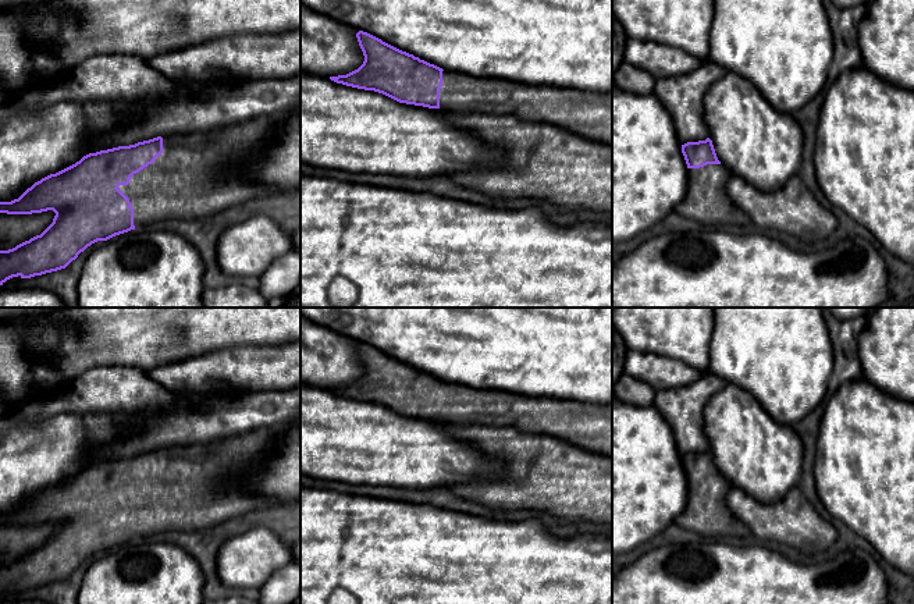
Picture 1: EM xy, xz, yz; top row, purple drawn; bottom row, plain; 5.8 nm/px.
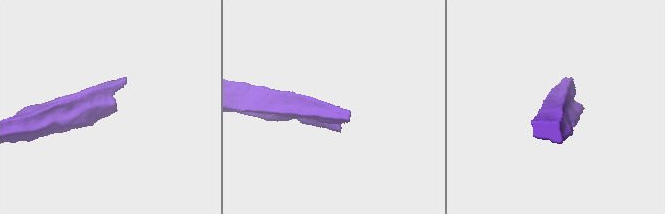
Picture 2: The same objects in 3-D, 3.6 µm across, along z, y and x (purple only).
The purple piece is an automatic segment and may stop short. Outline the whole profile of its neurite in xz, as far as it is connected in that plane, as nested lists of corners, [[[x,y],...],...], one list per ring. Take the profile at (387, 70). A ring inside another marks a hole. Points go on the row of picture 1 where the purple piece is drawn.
[[[359,31],[356,38],[364,56],[363,64],[346,75],[330,77],[331,81],[358,89],[374,90],[406,104],[548,122],[573,135],[612,146],[611,92],[582,90],[554,85],[526,85],[509,79],[473,77],[442,70],[367,32]]]

